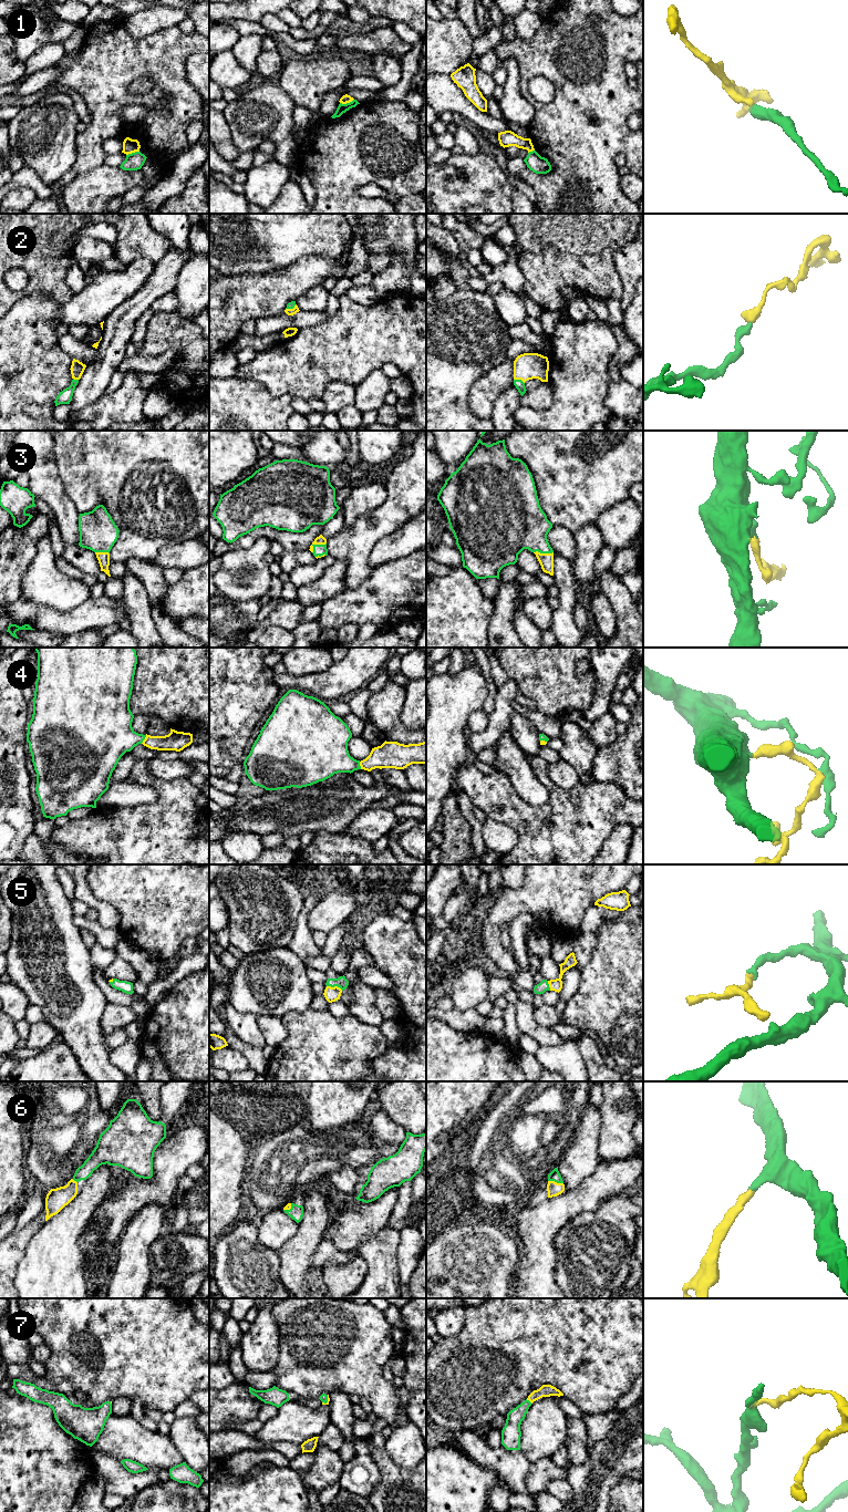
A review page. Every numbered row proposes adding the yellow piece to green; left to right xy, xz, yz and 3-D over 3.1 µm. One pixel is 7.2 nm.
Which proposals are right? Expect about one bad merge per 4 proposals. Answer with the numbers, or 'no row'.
2, 3, 4, 5, 6, 7

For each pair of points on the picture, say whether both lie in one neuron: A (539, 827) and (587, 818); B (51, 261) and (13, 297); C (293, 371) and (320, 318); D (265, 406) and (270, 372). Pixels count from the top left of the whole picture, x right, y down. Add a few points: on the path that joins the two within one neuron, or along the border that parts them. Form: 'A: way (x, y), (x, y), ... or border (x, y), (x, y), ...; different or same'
A: way (551, 827), (570, 827), (575, 822); same
B: way (45, 272), (24, 292); same
C: border (331, 317), (322, 323), (298, 329); different
D: border (244, 378), (259, 382), (275, 396), (292, 396); different

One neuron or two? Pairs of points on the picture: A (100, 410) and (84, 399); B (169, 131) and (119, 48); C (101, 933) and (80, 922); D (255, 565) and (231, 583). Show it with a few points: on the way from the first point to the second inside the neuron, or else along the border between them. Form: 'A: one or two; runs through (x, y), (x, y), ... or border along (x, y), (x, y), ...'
A: two; border along (104, 393), (89, 405), (71, 412)
B: one; runs through (176, 106), (176, 92), (143, 59)
C: one; runs through (95, 929), (85, 924)
D: one; runs through (249, 570), (237, 579)

